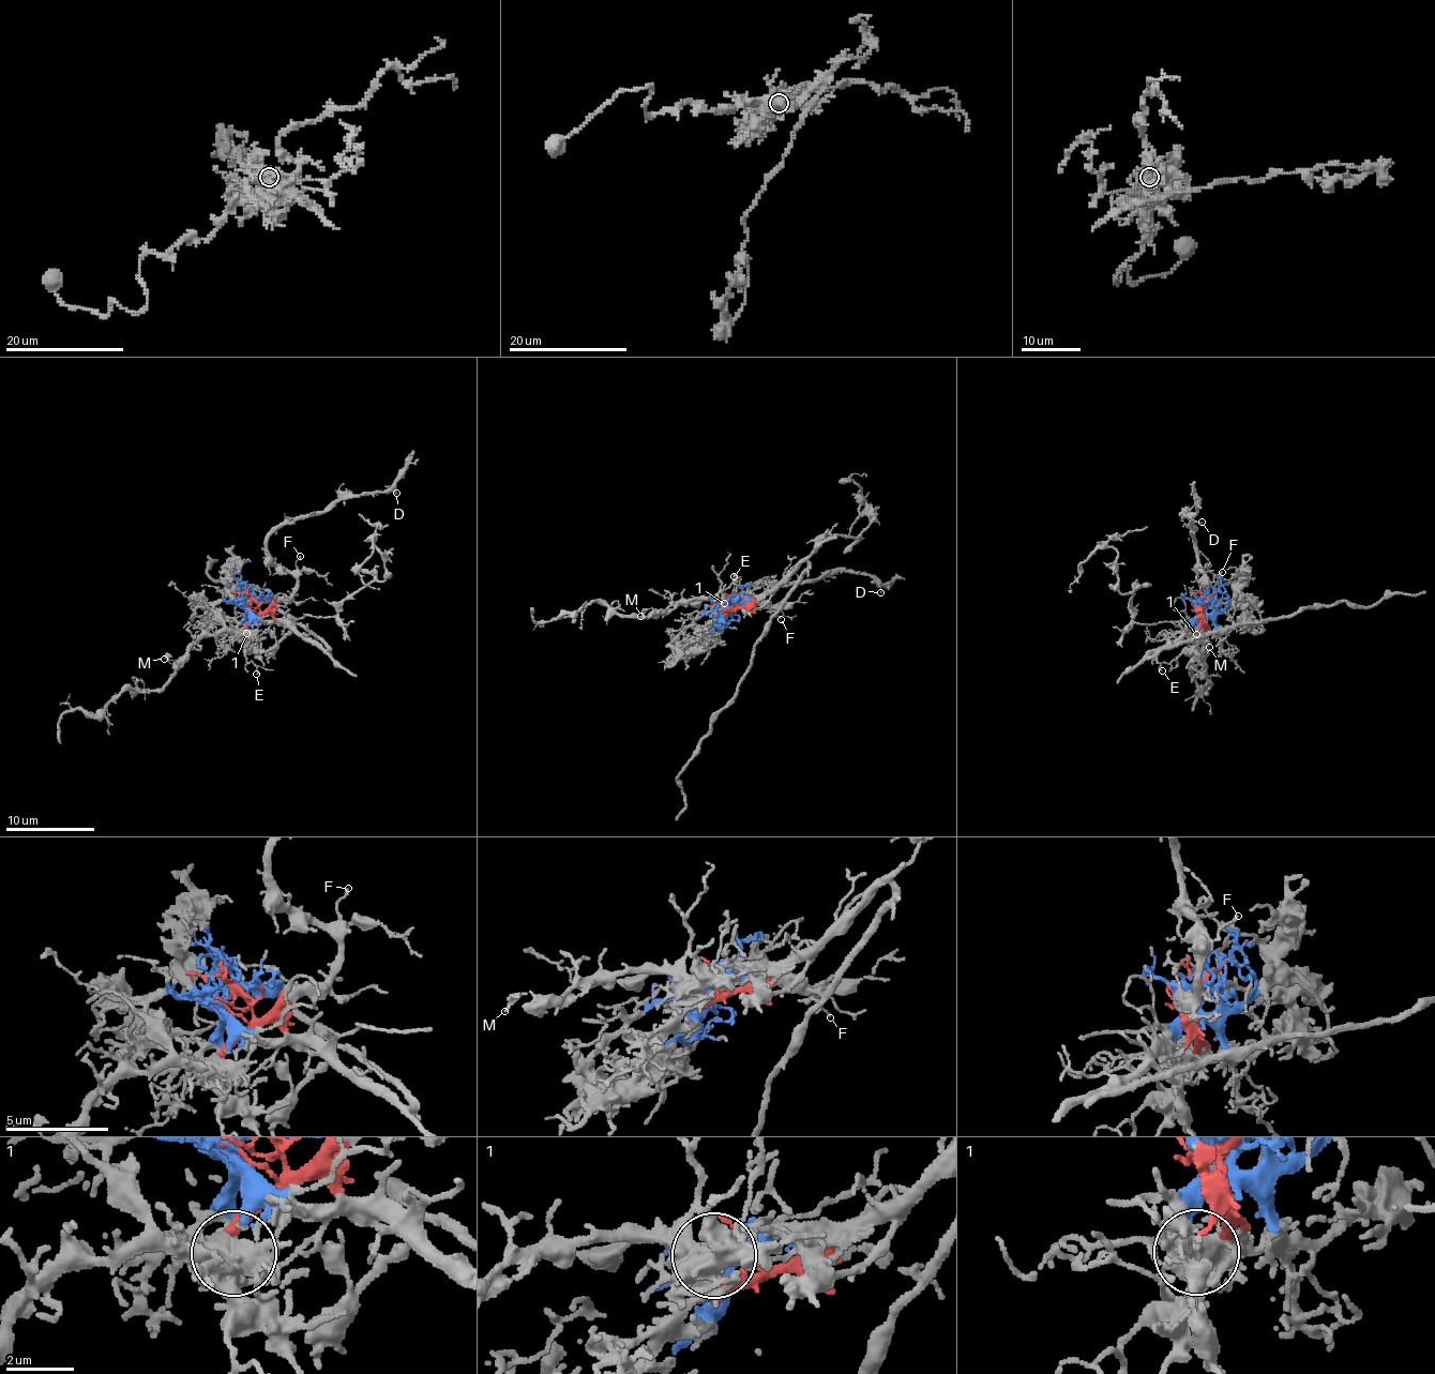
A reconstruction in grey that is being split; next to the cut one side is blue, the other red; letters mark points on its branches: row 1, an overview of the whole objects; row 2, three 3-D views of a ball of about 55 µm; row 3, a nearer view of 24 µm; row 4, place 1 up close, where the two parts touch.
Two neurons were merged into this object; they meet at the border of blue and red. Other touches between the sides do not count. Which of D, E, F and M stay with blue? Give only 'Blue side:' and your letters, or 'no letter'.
Blue side: E

